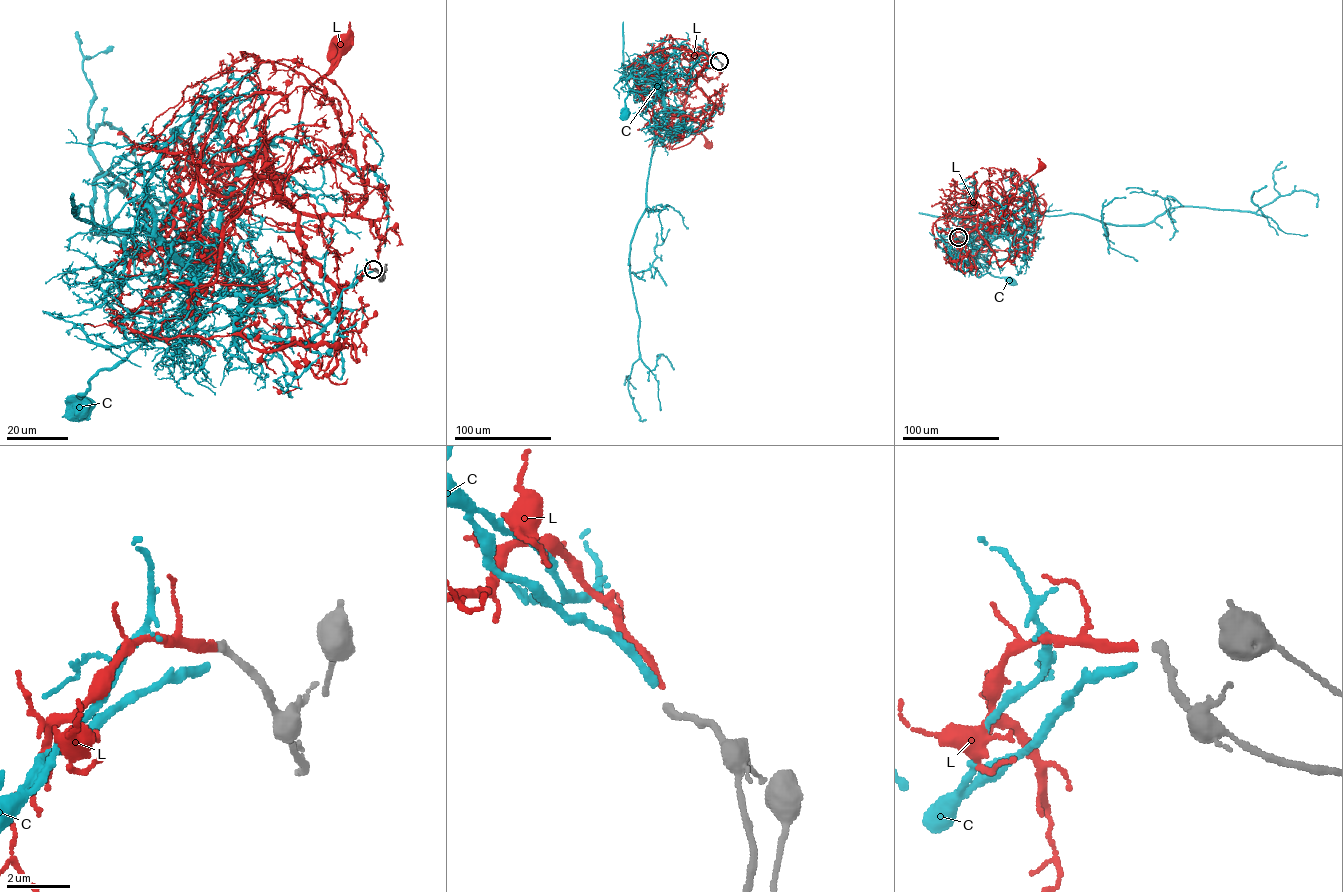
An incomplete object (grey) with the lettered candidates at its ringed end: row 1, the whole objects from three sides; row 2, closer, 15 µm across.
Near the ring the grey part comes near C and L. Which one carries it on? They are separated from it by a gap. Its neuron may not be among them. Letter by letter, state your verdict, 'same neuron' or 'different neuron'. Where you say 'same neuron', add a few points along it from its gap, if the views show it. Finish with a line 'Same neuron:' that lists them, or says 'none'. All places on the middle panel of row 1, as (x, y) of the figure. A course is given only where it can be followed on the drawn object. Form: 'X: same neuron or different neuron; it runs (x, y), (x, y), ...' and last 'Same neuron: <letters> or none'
C: different neuron
L: same neuron; it runs (719, 61), (715, 57), (711, 58), (689, 85), (683, 127), (671, 148), (686, 144), (697, 131), (709, 144)
Same neuron: L

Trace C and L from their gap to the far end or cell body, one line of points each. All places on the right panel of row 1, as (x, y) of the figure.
C: (958, 237), (951, 242), (950, 249), (954, 258), (969, 260), (975, 250), (988, 244), (986, 271), (1012, 281)
L: (958, 237), (955, 242), (963, 242), (982, 212), (1012, 200), (1042, 198), (1042, 213), (1028, 180), (1041, 165)

